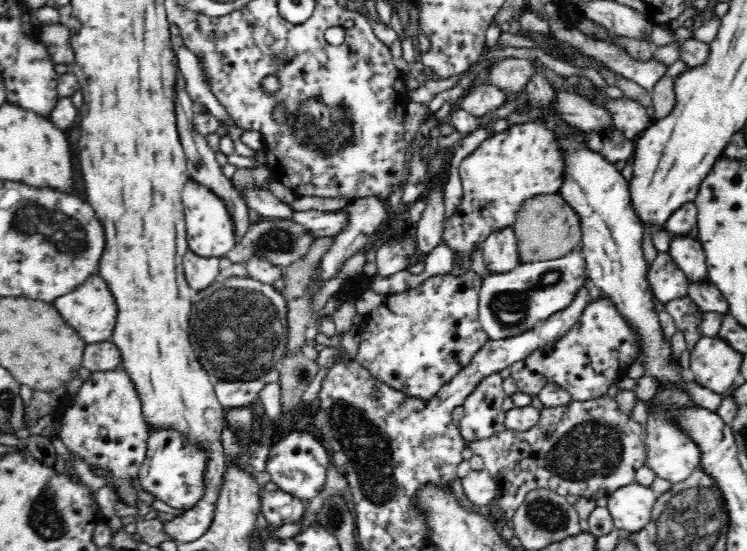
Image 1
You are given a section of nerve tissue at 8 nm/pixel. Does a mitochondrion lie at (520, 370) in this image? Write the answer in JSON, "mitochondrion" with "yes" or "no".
{"mitochondrion":"no"}

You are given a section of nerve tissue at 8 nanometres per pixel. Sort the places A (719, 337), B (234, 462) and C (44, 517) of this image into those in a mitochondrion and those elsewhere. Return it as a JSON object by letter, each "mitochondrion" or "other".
{"A":"other","B":"other","C":"mitochondrion"}

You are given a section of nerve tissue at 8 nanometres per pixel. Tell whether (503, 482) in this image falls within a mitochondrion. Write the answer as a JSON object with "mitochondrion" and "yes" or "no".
{"mitochondrion":"no"}

